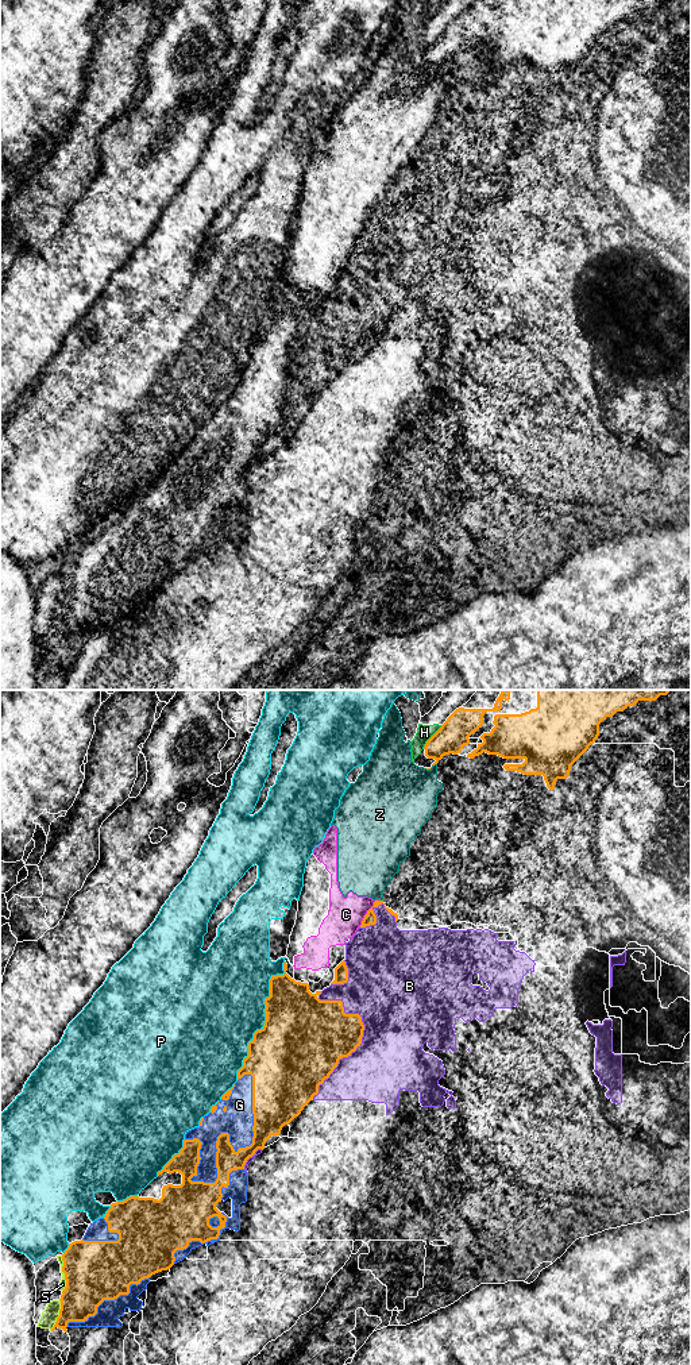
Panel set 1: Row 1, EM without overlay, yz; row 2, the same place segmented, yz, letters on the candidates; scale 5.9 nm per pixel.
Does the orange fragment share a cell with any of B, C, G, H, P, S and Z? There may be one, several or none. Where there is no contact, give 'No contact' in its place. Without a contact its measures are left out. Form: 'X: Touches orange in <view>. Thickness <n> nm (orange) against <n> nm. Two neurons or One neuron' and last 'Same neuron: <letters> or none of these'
B: Touches orange in yz. Thickness 400 nm (orange) against 400 nm. Two neurons
C: Touches orange in yz. Thickness 80 nm (orange) against 200 nm. Two neurons
G: Touches orange in yz. Thickness 160 nm (orange) against 150 nm. One neuron
H: Touches orange in yz. Thickness 180 nm (orange) against 100 nm. Two neurons
P: Touches orange in yz. Thickness 500 nm (orange) against 460 nm. Two neurons
S: Touches orange in yz. Thickness 360 nm (orange) against 50 nm. Two neurons
Z: Touches orange in yz. Thickness 180 nm (orange) against 420 nm. Two neurons
Same neuron: G

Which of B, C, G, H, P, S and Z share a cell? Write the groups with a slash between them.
B / C S Z / G / H / P

